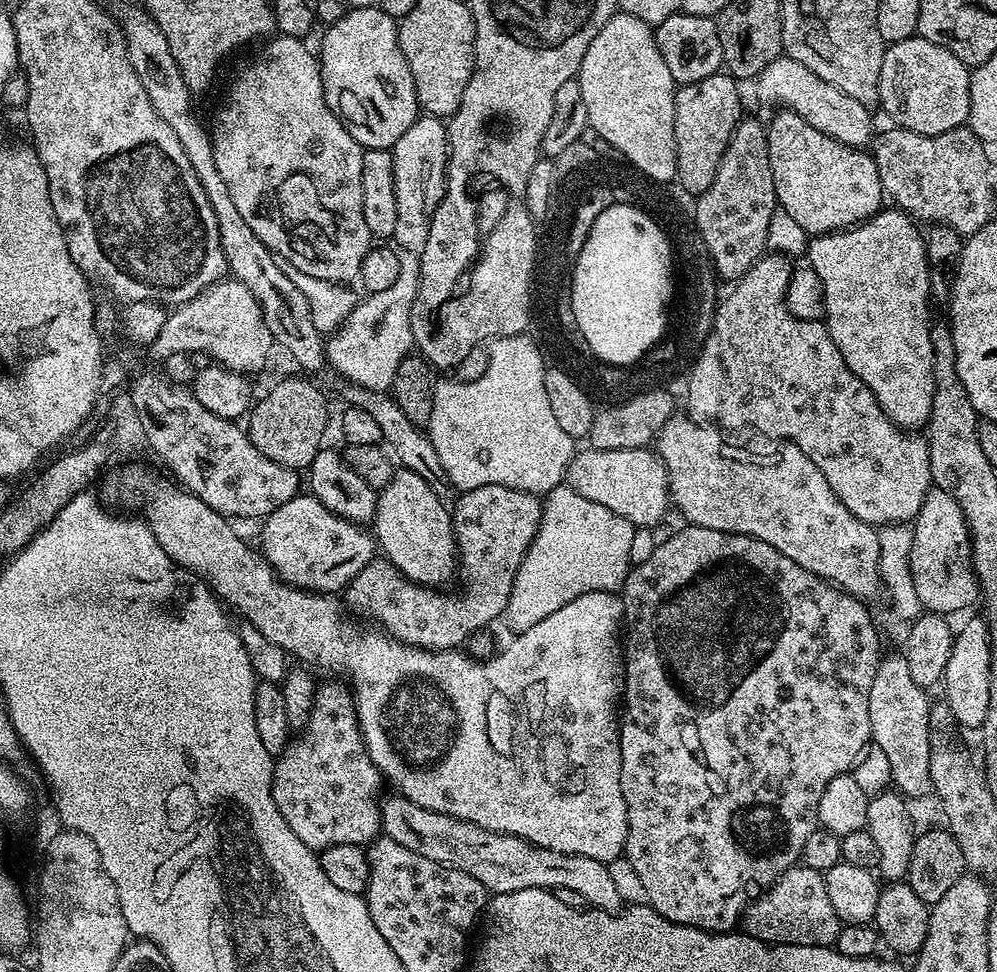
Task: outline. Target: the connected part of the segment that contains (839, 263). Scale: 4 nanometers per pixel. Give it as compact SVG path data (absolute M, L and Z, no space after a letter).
M881 210L870 219L865 220L863 224L855 225L838 232L826 232L816 234L807 241L806 259L807 263L818 274L818 278L822 278L822 290L826 290L826 310L824 315L828 326L830 338L834 338L834 346L838 346L838 350L842 354L842 358L846 358L846 364L850 366L850 370L854 370L854 374L858 374L858 378L862 378L862 382L866 382L866 386L874 394L874 398L878 402L878 406L882 406L885 412L898 427L905 430L920 430L928 423L928 415L932 409L934 402L934 346L932 345L932 325L933 321L928 320L928 304L930 305L930 293L932 291L932 278L930 275L930 265L928 263L928 255L926 254L926 246L924 245L925 233L919 232L917 221L913 219L909 213L903 210Z

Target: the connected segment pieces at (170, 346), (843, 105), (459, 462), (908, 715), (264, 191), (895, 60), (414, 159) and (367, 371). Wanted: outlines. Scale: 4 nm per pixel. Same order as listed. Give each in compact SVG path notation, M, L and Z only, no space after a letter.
M223 278L190 301L177 305L167 315L150 348L151 351L164 352L168 358L186 352L209 352L213 361L232 372L253 374L263 368L271 344L274 344L274 337L252 292L240 280Z
M781 55L777 60L770 62L755 77L756 92L768 104L780 104L781 109L797 112L814 130L822 130L830 138L848 144L852 148L863 149L871 145L874 139L872 132L872 116L869 105L850 98L850 94L842 94L838 86L830 86L818 74L806 70L802 62L792 60L789 56Z
M495 348L492 349L491 371L484 379L478 382L438 382L434 384L434 410L430 414L430 422L426 429L427 436L432 440L438 458L441 459L445 474L448 476L448 484L456 490L469 492L478 486L490 486L491 484L501 484L534 492L537 494L547 494L551 488L556 488L565 479L568 471L568 463L572 461L574 455L574 438L558 426L558 421L554 419L554 410L550 410L550 398L546 398L546 389L541 383L540 358L536 354L535 348Z
M896 654L889 658L881 659L880 665L876 667L874 674L874 686L870 686L870 730L872 731L871 743L880 747L889 763L889 770L891 772L891 783L894 785L895 791L899 792L901 796L907 798L909 801L920 800L923 796L931 797L933 795L933 787L930 776L930 756L933 749L933 741L928 741L928 714L930 718L930 708L928 712L928 695L925 689L919 688L914 682L914 678L910 678L910 670L906 666L903 655Z
M279 34L273 35L263 45L260 57L253 64L248 64L236 76L232 84L232 93L228 101L220 108L216 116L216 125L211 125L210 135L212 149L214 150L214 162L218 162L218 170L226 186L230 186L230 198L234 198L234 206L246 218L246 226L262 238L262 242L272 251L285 265L293 264L299 275L313 280L328 280L332 286L339 286L343 280L356 280L360 275L360 267L363 258L367 256L369 249L360 245L356 235L365 231L364 219L362 218L362 158L364 153L357 140L348 133L348 127L341 122L330 110L330 106L324 97L324 87L320 77L320 62L315 51L307 48L307 43L298 38L290 38Z
M917 34L902 42L894 42L885 47L878 104L879 107L884 107L884 112L892 119L889 121L893 125L906 130L914 130L918 134L937 136L946 130L959 128L967 121L968 111L972 105L970 98L971 81L969 65L963 64L950 50L946 50Z
M417 115L410 130L406 130L402 138L398 138L398 142L390 151L394 158L394 194L398 202L398 222L394 225L391 239L397 249L419 254L429 237L429 216L442 202L444 183L448 180L448 130L445 121L438 116Z
M391 284L385 290L369 293L366 298L366 301L353 308L340 330L325 341L325 359L354 385L387 391L400 362L411 353L415 343L412 308L416 292L412 284Z

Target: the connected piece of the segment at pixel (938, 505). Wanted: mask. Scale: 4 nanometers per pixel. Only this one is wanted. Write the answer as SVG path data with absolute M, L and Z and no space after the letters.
M935 486L929 488L911 528L913 545L910 546L908 554L909 570L913 576L914 590L917 592L921 605L929 612L949 614L948 612L960 612L963 608L970 607L975 600L977 603L981 595L980 583L976 581L976 571L972 568L968 523L959 500L950 498L946 490Z

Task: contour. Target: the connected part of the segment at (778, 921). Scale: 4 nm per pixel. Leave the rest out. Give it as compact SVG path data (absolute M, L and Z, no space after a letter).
M805 866L788 868L771 886L763 889L742 913L743 931L767 944L826 948L835 945L841 927L840 916L830 902L830 894L826 894L824 872Z

